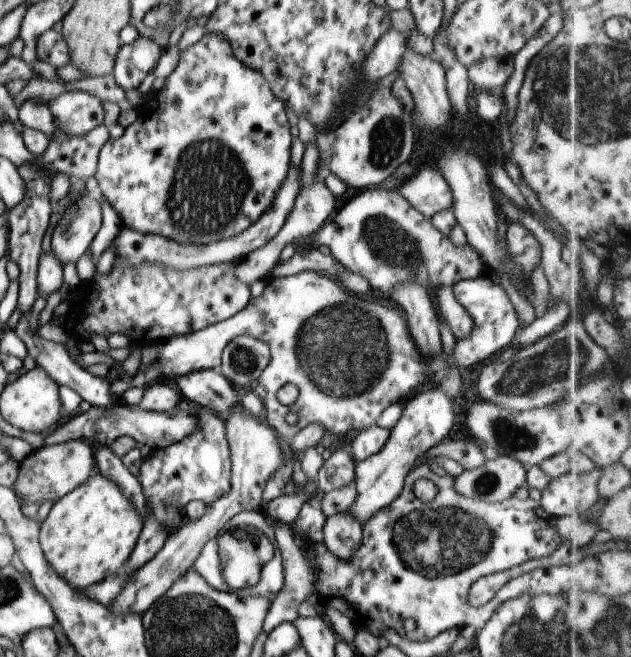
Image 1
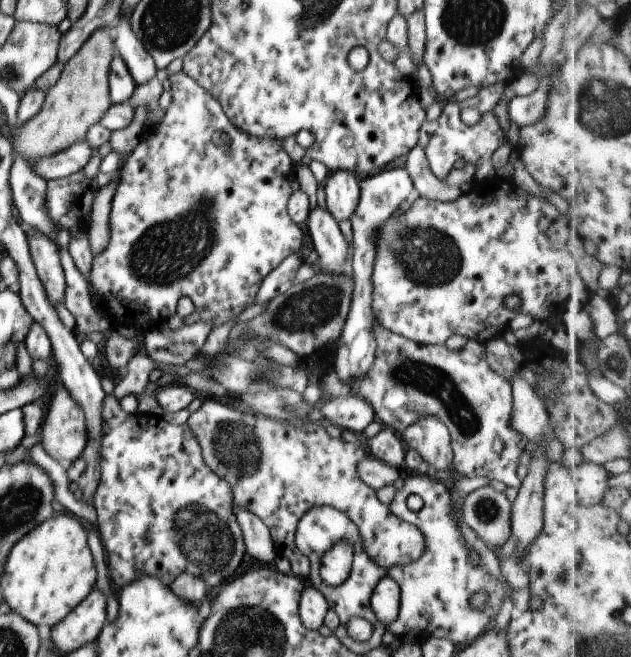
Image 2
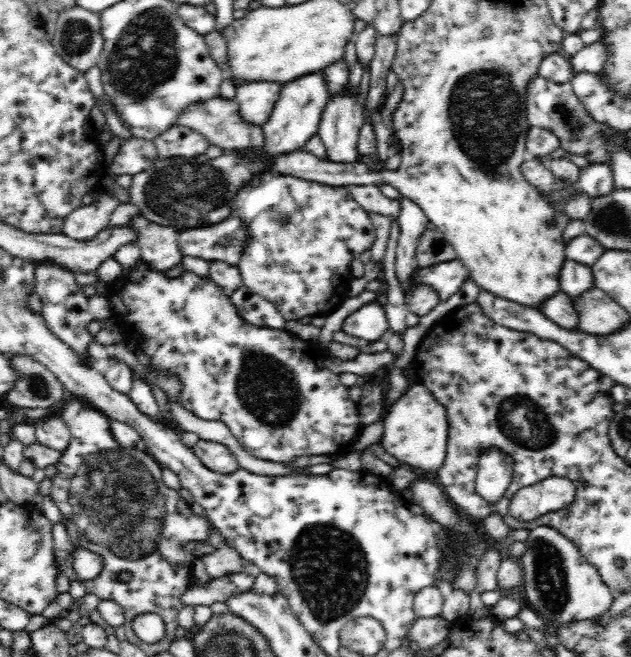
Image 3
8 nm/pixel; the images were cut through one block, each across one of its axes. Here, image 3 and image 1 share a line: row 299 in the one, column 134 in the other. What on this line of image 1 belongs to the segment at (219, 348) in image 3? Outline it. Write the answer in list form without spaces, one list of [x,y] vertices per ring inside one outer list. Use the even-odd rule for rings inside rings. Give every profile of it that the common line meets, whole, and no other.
[[[214,33],[204,35],[194,46],[190,46],[188,50],[179,54],[178,64],[174,71],[165,78],[163,88],[148,93],[144,102],[134,108],[137,113],[137,120],[124,129],[120,138],[109,138],[105,146],[100,149],[95,172],[99,194],[103,195],[108,204],[120,214],[122,224],[140,232],[140,234],[164,236],[164,238],[172,238],[180,244],[188,242],[192,246],[208,246],[208,244],[214,244],[214,241],[228,240],[232,236],[238,236],[240,232],[254,226],[254,222],[258,222],[260,216],[272,206],[274,195],[282,188],[282,182],[288,176],[291,165],[290,148],[292,148],[292,142],[290,125],[284,107],[283,102],[278,100],[270,90],[270,84],[266,82],[264,76],[260,72],[248,68],[234,56],[232,46],[226,40],[226,36]]]

